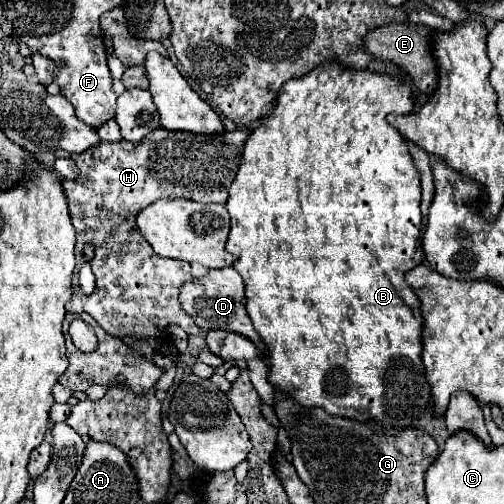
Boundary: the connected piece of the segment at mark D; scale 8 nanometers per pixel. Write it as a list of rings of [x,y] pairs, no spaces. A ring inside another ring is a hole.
[[[233,267],[209,269],[209,273],[205,277],[193,277],[191,281],[187,281],[183,285],[183,289],[179,293],[179,301],[181,301],[181,307],[185,309],[185,313],[195,319],[195,325],[199,329],[203,329],[203,331],[227,329],[227,331],[241,333],[241,335],[249,337],[263,351],[263,343],[259,341],[259,335],[255,333],[255,329],[247,317],[247,311],[245,311],[243,287],[245,287],[243,279]]]

